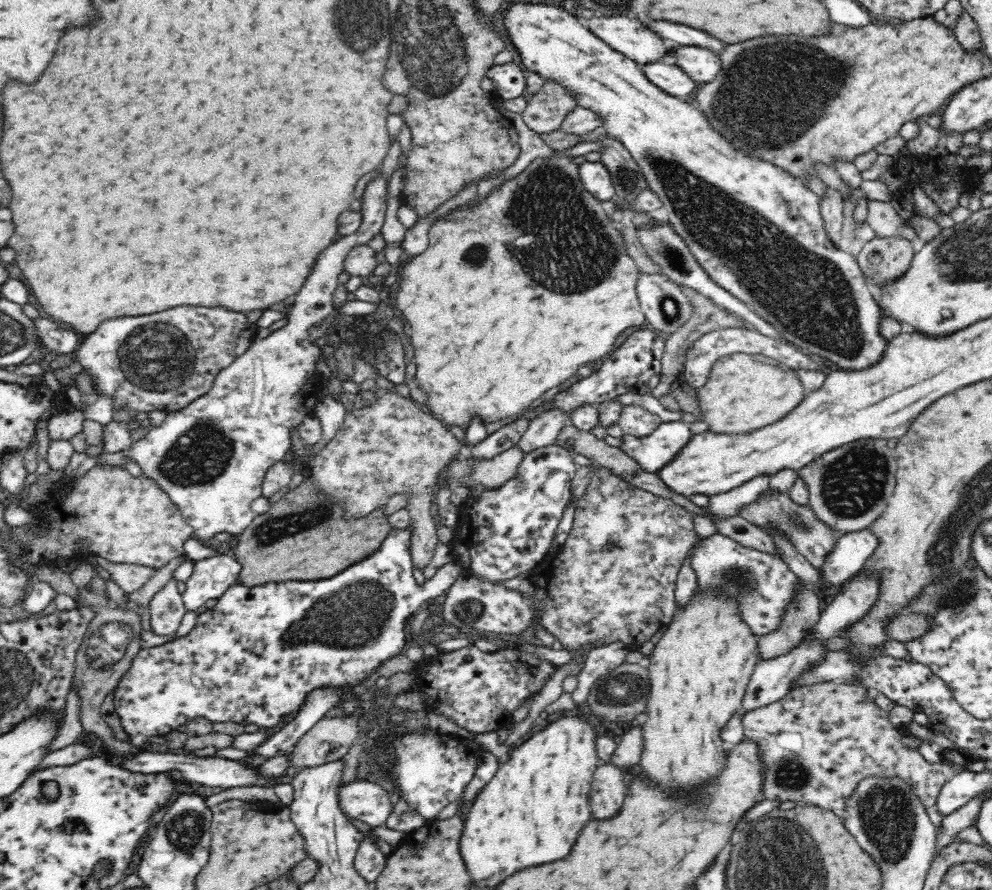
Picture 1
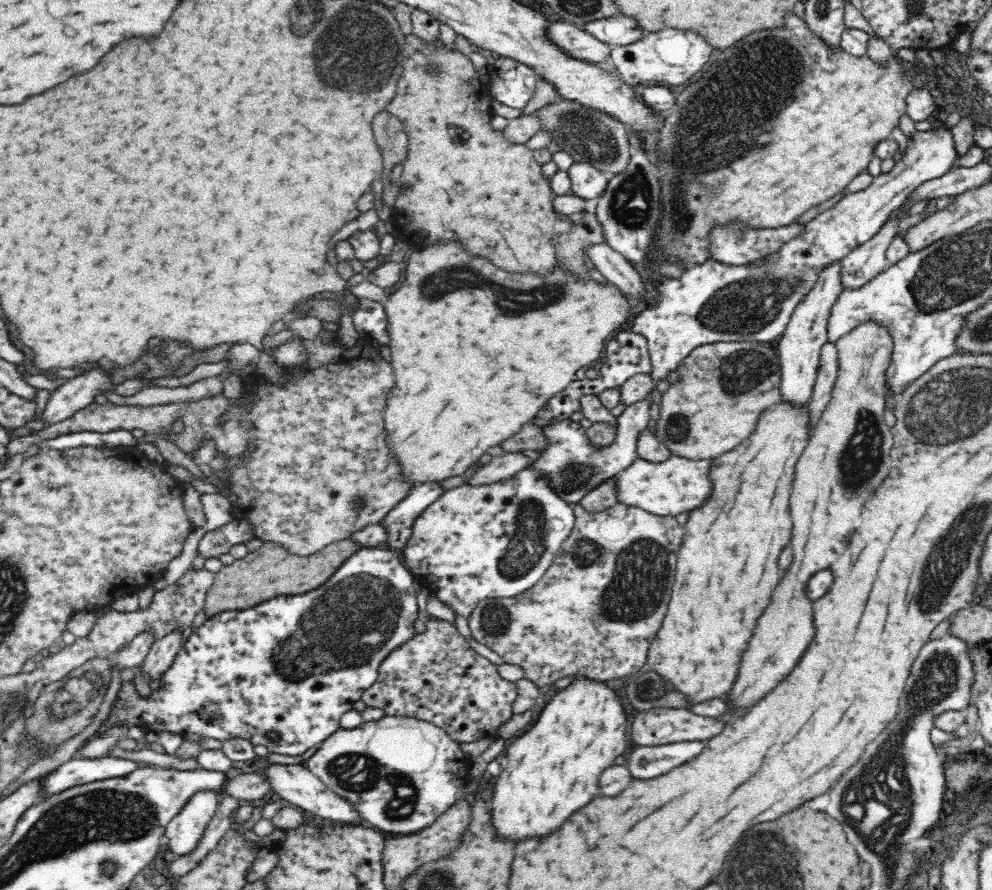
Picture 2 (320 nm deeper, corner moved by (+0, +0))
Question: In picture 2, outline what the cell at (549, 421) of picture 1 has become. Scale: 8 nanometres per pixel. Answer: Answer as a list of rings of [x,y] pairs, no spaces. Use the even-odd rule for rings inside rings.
[[[522,452],[505,453],[493,459],[486,465],[479,465],[474,473],[464,480],[472,486],[494,484],[517,475],[526,469],[530,459]]]

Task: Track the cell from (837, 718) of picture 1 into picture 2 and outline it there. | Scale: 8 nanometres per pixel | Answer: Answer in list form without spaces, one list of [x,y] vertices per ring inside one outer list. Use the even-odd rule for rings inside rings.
[[[656,707],[647,711],[639,711],[632,720],[630,730],[632,730],[632,740],[637,747],[648,747],[709,740],[720,734],[724,727],[724,723],[720,723],[718,719],[695,715],[692,711],[688,711],[688,708]]]

